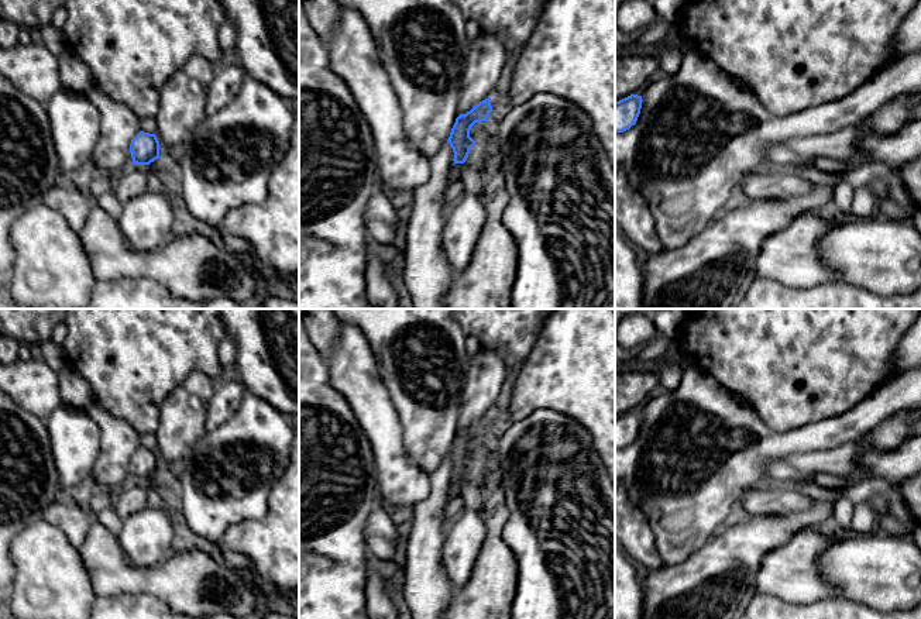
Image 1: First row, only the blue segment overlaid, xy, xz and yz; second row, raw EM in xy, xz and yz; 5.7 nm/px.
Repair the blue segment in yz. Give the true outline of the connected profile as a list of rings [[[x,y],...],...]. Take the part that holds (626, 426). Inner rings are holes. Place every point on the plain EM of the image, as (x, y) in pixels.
[[[638,410],[615,417],[615,448],[623,448],[636,440],[642,417],[642,412]]]

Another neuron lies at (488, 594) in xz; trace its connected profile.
[[[481,464],[478,477],[484,486],[481,517],[487,537],[468,582],[454,591],[444,619],[511,619],[518,560],[502,539],[509,510],[498,472]]]

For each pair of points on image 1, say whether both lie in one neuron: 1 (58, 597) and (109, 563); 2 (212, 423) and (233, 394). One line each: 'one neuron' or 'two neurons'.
1: two neurons
2: one neuron

